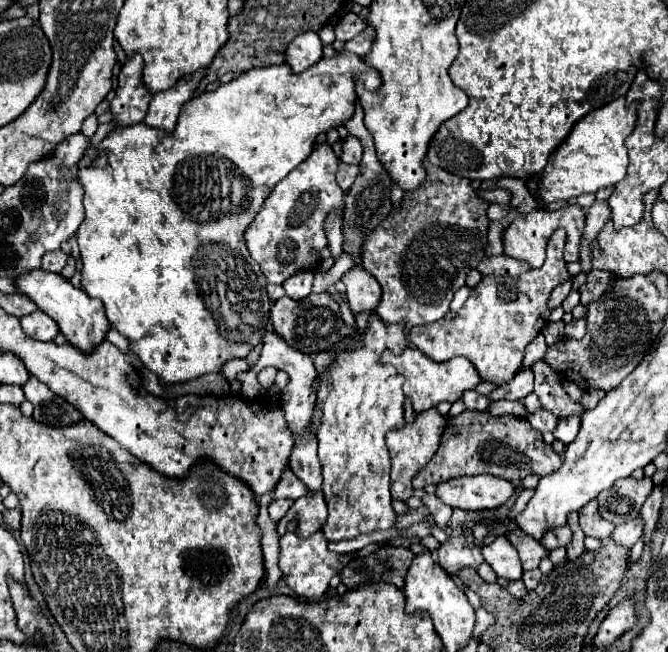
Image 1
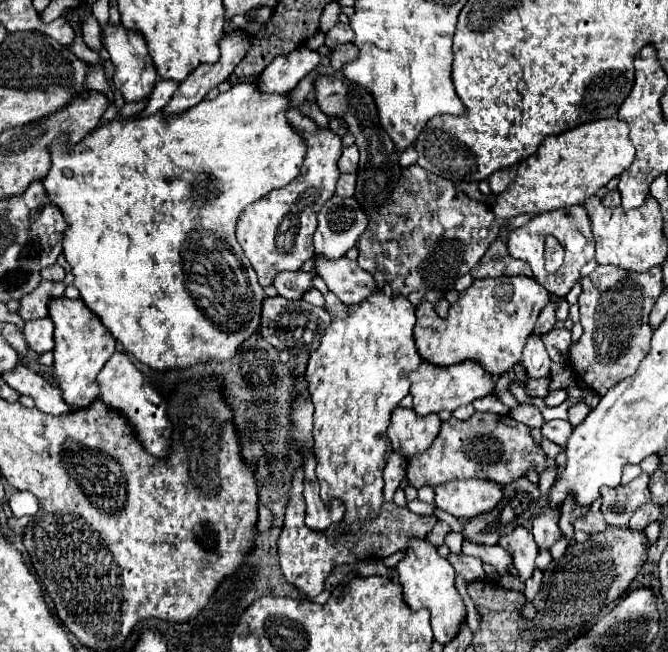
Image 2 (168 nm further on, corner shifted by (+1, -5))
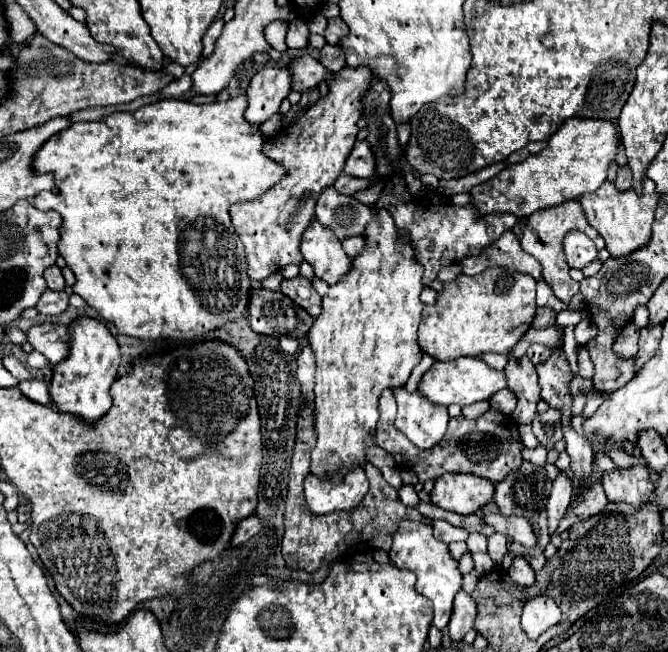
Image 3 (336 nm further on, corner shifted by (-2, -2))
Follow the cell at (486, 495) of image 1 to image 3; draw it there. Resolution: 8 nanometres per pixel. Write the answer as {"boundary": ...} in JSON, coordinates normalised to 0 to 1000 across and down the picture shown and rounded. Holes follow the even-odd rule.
{"boundary":[[[665,727],[653,736],[644,767],[683,788],[710,788],[740,767],[740,742],[710,727]]]}

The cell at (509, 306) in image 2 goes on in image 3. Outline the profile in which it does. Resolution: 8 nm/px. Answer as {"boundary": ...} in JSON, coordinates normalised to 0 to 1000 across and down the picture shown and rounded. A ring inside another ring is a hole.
{"boundary":[[[737,411],[716,423],[689,420],[683,433],[668,433],[665,445],[656,448],[650,469],[635,469],[632,494],[626,503],[626,528],[632,540],[644,543],[650,552],[683,552],[689,546],[725,546],[731,540],[763,543],[778,525],[787,506],[796,500],[802,485],[802,429],[796,423],[778,420],[760,411]]]}

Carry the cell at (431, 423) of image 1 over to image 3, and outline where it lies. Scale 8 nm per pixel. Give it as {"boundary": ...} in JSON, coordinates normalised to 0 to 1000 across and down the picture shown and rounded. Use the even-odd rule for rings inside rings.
{"boundary":[[[590,598],[596,617],[593,656],[626,687],[647,687],[665,672],[671,653],[671,632],[662,623],[641,623],[623,601]]]}

